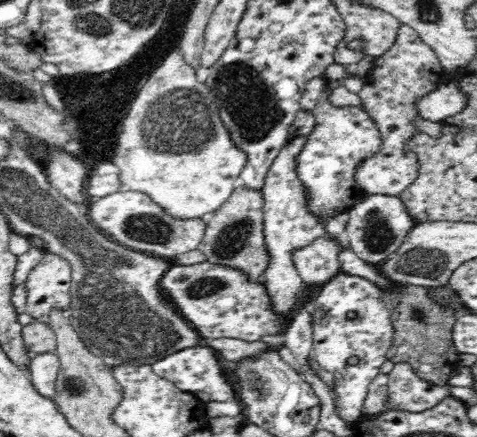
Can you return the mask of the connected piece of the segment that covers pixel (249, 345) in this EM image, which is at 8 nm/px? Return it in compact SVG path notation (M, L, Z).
M234 338L205 339L204 344L214 349L214 353L218 355L222 366L224 366L225 361L238 362L244 358L258 356L262 350L266 350L269 346L263 341L248 342Z

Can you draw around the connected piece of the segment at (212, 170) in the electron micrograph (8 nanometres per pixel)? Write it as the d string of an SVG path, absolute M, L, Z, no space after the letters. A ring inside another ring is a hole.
M178 48L162 60L156 72L150 74L129 110L122 110L122 120L124 122L120 124L117 134L115 156L111 161L118 167L122 190L146 193L174 219L202 219L212 211L217 211L229 199L235 190L234 181L245 167L246 153L231 140L219 110L213 103L211 90L196 79L194 68L186 64Z

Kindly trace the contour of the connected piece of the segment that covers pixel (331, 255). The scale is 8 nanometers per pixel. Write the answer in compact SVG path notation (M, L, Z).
M328 235L319 236L308 246L297 248L293 252L293 263L304 284L320 288L326 281L341 273L338 254L346 245L342 241L330 239Z

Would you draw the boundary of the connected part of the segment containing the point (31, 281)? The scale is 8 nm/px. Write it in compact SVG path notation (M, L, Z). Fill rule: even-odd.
M46 253L34 268L30 269L25 282L27 301L25 311L33 320L48 315L54 307L70 314L71 304L70 263L60 255Z

